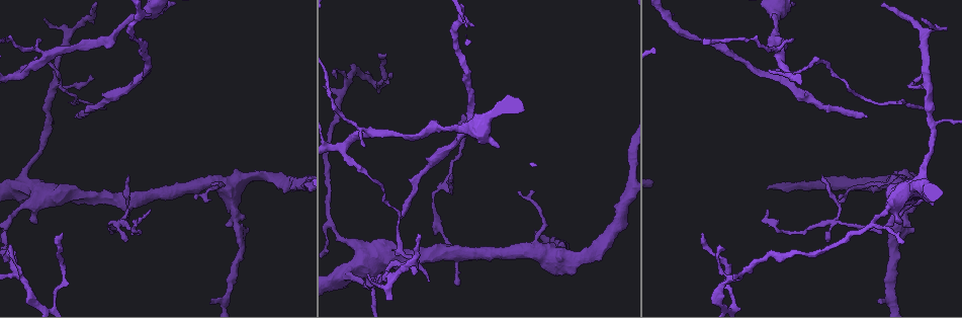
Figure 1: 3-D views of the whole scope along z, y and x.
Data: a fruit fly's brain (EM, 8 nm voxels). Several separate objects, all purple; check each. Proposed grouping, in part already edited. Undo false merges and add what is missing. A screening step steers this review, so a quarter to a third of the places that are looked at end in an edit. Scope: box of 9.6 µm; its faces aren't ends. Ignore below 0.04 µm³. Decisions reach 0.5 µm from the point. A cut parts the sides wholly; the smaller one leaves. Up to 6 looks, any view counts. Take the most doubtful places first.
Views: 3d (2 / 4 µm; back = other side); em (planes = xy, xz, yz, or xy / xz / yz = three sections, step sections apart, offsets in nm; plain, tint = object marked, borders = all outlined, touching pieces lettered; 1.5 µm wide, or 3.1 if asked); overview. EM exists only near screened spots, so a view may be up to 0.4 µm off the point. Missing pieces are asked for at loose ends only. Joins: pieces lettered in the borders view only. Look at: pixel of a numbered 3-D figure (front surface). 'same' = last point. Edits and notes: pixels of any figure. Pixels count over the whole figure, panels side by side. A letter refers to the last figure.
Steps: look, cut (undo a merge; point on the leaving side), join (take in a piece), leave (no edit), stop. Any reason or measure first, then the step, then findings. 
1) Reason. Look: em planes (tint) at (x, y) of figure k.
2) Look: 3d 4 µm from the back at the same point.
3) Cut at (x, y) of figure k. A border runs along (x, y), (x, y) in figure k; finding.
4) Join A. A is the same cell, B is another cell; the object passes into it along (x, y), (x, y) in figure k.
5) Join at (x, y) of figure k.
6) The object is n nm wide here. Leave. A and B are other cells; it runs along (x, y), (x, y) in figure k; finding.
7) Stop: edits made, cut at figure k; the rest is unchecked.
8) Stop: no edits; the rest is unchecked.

Thin end. Look: 3d 4 µm from the back at (128, 175) of figure 1.

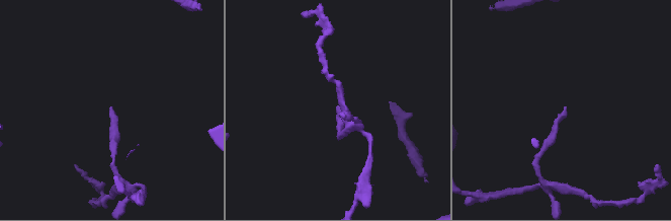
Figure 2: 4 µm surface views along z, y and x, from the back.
Look: em yz step 8 (borders) at (565, 107) of figure 2.

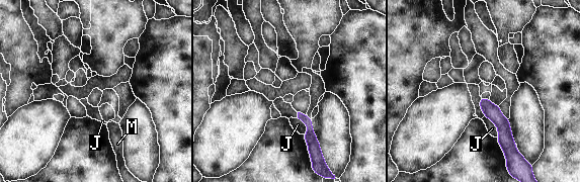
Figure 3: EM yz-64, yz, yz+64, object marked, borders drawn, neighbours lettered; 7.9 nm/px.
Leave. J and M are other cells; a border runs along (484, 115), (496, 126), (497, 137) in figure 3; none of them fits.

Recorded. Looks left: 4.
Branch stops here. Look: em xy step 4 (tint) at (389, 300) of figure 1.

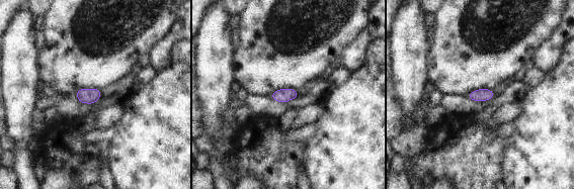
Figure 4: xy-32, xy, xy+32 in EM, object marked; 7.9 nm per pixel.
Look: em planes (borders) at the same point.

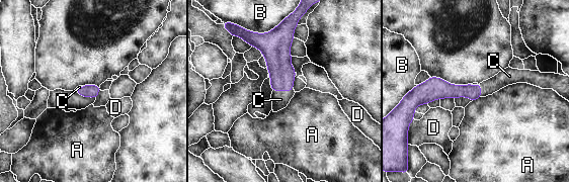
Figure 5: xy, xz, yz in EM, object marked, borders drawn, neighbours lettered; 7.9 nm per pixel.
The longest contact is with B, 320 nm. Join C. C is the same cell, A, B and D are other cells; the cell continues.

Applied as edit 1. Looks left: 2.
Stop: edits made, join at figure 5; the rest is unchecked.

